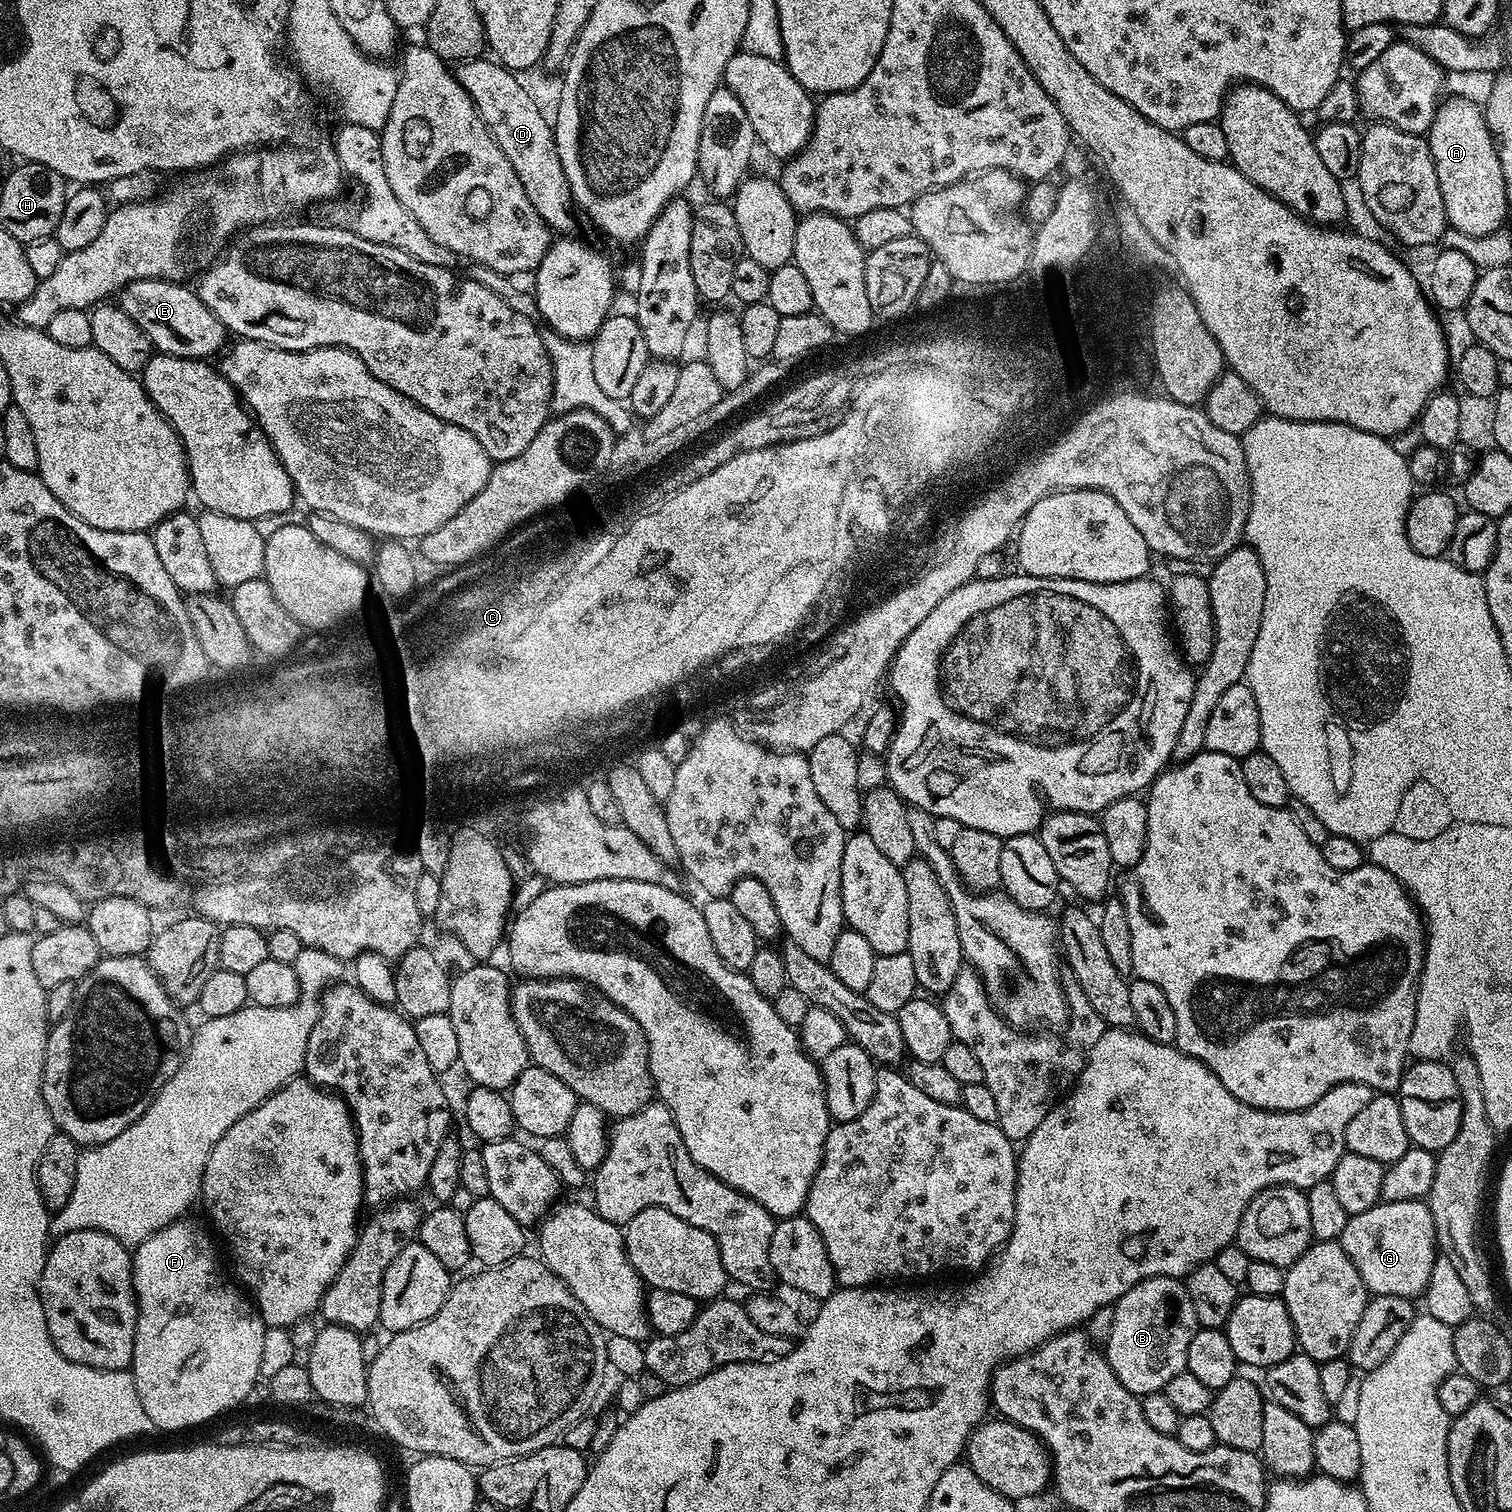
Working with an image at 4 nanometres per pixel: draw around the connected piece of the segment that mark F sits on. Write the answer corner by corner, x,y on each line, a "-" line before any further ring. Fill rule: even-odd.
181,1218
150,1234
150,1238
135,1245
132,1252
136,1333
130,1371
142,1402
145,1421
164,1432
192,1428
230,1411
251,1394
256,1380
261,1379
262,1338
266,1325
249,1297
220,1273
211,1238
198,1225
188,1222

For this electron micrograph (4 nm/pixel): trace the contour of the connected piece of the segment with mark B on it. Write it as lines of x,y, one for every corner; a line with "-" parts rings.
1152,1276
1149,1280
1138,1282
1126,1294
1122,1294
1112,1308
1112,1324
1106,1337
1106,1355
1118,1382
1126,1386
1134,1395
1143,1397
1151,1392
1162,1392
1164,1387
1178,1373
1185,1371
1190,1340
1198,1329
1194,1302
1190,1302
1187,1287
1175,1276

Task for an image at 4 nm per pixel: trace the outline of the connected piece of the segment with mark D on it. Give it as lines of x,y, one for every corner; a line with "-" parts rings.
490,58
463,61
457,65
455,73
456,80
470,94
480,117
486,122
487,128
490,129
495,141
498,142
499,148
509,159
515,173
518,174
519,181
523,189
526,190
526,196
534,210
538,211
538,216
542,218
544,224
551,231
558,234
571,233
568,231
574,226
575,214
572,188
566,180
565,170
562,168
561,158
558,156
555,129
551,121
546,120
535,98
517,79
519,77
512,70

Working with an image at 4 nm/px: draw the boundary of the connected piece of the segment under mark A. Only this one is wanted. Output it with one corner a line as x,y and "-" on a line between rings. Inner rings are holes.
1452,96
1441,103
1434,114
1434,122
1426,133
1430,154
1434,158
1434,170
1438,174
1438,186
1442,190
1442,202
1446,206
1448,223
1462,230
1462,234
1485,236
1505,227
1510,206
1506,202
1506,184
1502,182
1502,166
1498,162
1496,144
1484,121
1484,109
1479,103
1464,96

